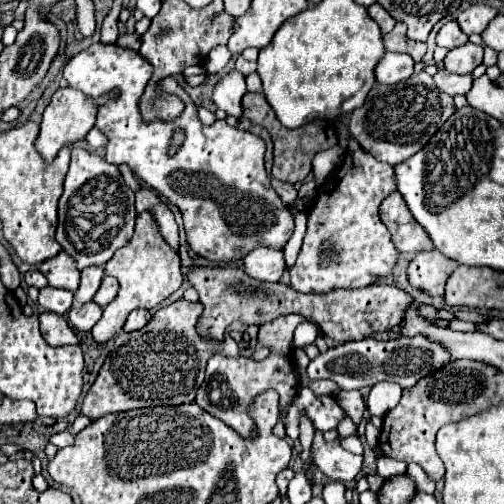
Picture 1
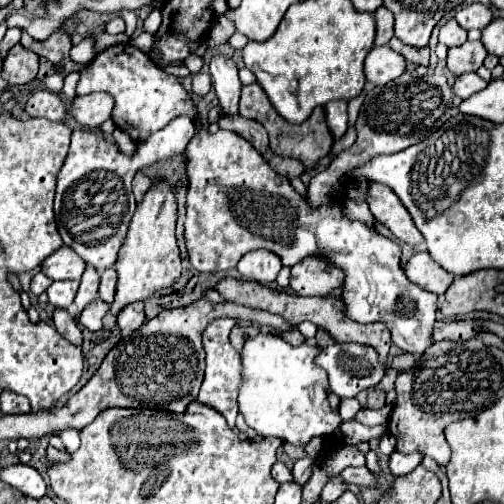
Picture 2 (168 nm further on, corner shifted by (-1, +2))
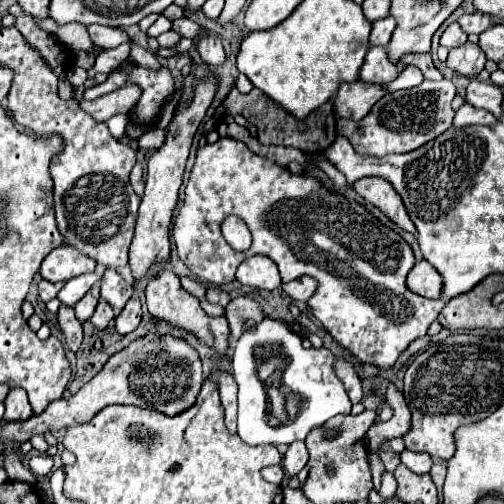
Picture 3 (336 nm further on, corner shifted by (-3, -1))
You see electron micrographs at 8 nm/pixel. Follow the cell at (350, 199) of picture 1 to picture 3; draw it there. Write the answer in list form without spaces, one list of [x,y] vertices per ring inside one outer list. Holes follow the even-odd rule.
[[[299,277],[297,281],[285,283],[279,287],[287,297],[291,297],[293,301],[307,301],[313,295],[313,289],[317,289],[317,281],[313,281],[313,277]]]

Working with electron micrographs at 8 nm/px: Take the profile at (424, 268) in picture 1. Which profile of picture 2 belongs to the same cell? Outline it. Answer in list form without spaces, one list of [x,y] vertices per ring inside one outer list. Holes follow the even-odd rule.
[[[427,252],[413,254],[405,264],[405,274],[413,284],[437,296],[443,296],[455,278],[451,272],[443,270]]]

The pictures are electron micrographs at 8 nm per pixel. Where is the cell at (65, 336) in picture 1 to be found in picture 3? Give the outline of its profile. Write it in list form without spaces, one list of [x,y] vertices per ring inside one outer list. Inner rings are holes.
[[[61,305],[61,307],[59,307],[59,313],[57,313],[57,319],[59,319],[61,331],[63,331],[65,337],[67,337],[67,347],[69,347],[71,351],[77,351],[79,345],[81,345],[81,339],[83,339],[83,327],[81,327],[81,323],[79,323],[77,317],[75,317],[73,307]]]

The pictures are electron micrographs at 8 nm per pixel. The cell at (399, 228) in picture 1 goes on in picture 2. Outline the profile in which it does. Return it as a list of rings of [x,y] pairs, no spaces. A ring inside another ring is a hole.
[[[377,182],[371,184],[371,190],[367,194],[367,204],[375,220],[387,226],[397,240],[415,248],[423,244],[423,236],[419,234],[419,230],[415,230],[411,214],[407,214],[407,208],[399,202],[399,198],[395,198],[395,192],[389,190],[389,186],[381,186]]]

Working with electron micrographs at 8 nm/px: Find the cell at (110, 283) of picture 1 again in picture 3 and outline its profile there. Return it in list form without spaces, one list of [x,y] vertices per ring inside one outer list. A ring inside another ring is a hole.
[[[107,269],[101,279],[101,297],[117,311],[125,307],[125,303],[135,295],[131,283],[127,283],[115,269]]]

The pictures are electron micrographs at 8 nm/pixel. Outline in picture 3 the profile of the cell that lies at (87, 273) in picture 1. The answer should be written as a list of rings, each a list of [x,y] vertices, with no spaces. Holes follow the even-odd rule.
[[[95,285],[95,287],[75,305],[75,313],[77,313],[77,319],[79,319],[81,323],[85,323],[87,319],[91,319],[91,315],[95,313],[97,301],[99,301],[99,285]]]

